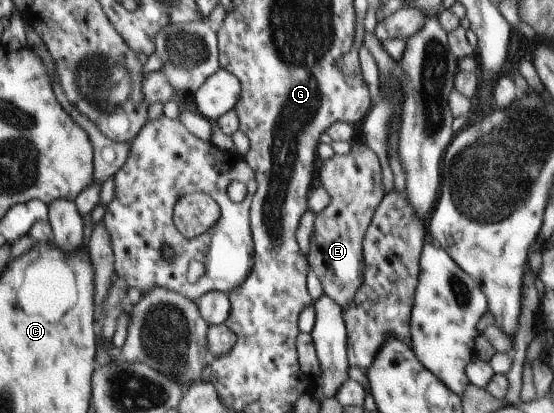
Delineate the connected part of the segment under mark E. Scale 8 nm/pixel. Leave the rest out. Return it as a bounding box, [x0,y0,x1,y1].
[305,143,386,307]

